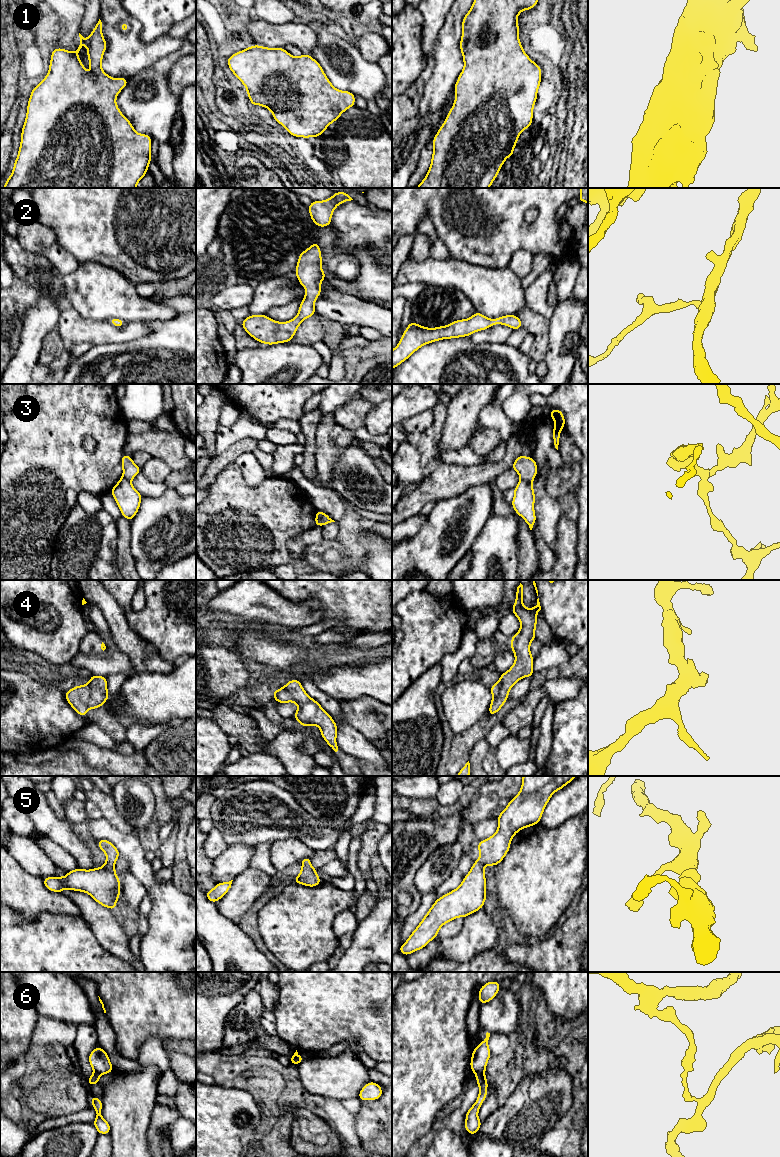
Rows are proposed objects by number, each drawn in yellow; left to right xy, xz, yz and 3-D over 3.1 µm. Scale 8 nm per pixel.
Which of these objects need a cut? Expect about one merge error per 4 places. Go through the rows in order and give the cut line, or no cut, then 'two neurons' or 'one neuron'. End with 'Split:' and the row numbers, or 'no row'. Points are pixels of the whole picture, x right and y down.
1: no cut; one neuron
2: no cut; one neuron
3: cut in xz along (324, 513), (321, 525); two neurons
4: no cut; one neuron
5: no cut; one neuron
6: cut in yz along (484, 1073), (475, 1074); two neurons
Split: 3, 6

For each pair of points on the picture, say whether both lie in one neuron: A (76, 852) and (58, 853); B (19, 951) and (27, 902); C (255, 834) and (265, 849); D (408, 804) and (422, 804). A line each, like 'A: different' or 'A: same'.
A: different
B: different
C: different
D: same

